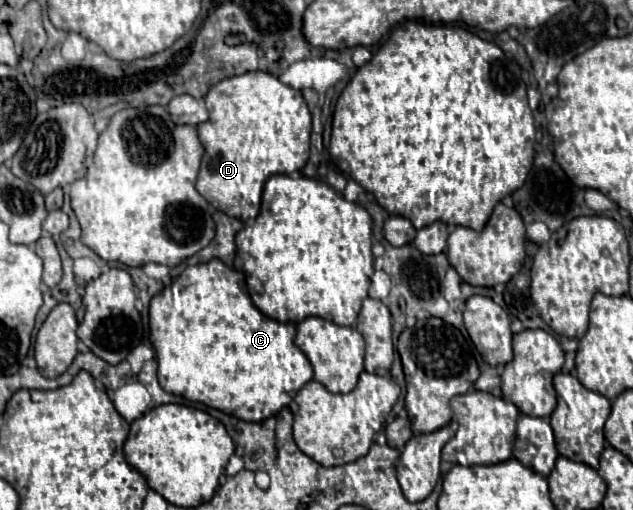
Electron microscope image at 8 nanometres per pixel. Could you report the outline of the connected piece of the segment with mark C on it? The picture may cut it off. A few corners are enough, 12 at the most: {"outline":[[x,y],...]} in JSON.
{"outline":[[222,260],[150,300],[166,392],[264,422],[312,380]]}

